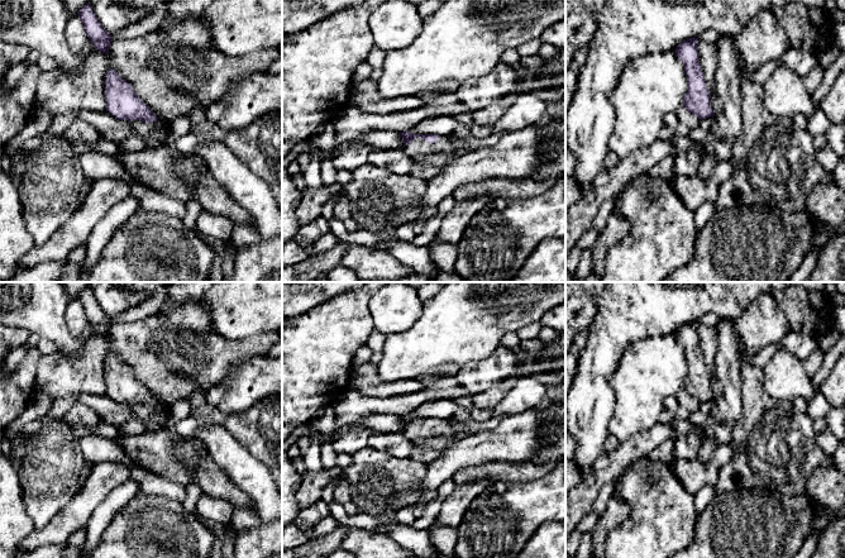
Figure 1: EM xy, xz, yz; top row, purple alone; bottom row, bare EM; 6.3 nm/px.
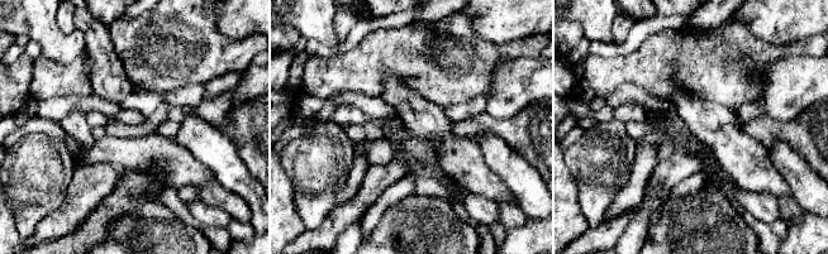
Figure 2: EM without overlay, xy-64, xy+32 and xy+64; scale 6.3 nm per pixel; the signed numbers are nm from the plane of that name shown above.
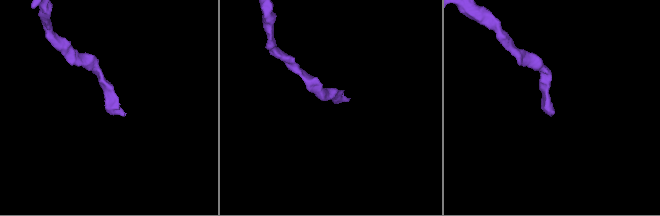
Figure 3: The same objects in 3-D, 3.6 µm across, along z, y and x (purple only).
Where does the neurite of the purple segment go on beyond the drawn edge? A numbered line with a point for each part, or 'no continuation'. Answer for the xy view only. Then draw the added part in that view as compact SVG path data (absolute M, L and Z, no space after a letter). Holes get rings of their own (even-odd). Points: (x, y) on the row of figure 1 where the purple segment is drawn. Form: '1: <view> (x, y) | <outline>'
1: xy (154, 134) | M158 118L153 123L144 123L142 120L132 120L129 125L135 130L135 135L147 143L147 148L158 148L161 146L173 146L170 142L167 132L167 120Z

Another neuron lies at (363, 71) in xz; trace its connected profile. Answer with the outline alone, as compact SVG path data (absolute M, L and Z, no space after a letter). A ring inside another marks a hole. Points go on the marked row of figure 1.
M363 62L353 72L353 84L369 78L372 71L373 67L369 66L367 62Z

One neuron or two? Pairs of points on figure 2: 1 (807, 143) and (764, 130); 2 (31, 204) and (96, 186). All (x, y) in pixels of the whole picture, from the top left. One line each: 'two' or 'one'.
1: one
2: two

